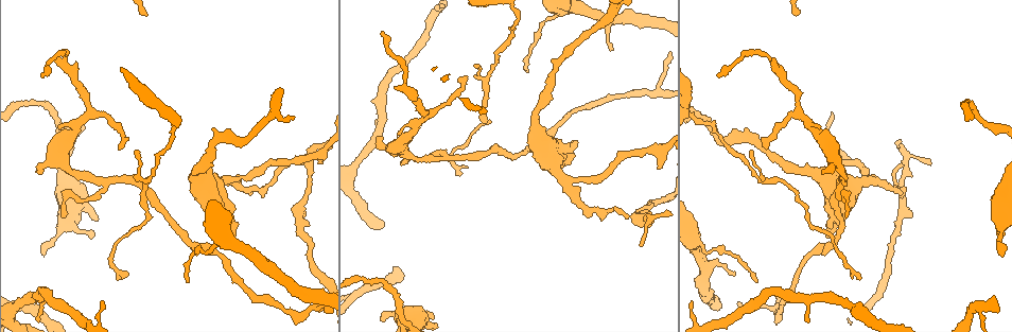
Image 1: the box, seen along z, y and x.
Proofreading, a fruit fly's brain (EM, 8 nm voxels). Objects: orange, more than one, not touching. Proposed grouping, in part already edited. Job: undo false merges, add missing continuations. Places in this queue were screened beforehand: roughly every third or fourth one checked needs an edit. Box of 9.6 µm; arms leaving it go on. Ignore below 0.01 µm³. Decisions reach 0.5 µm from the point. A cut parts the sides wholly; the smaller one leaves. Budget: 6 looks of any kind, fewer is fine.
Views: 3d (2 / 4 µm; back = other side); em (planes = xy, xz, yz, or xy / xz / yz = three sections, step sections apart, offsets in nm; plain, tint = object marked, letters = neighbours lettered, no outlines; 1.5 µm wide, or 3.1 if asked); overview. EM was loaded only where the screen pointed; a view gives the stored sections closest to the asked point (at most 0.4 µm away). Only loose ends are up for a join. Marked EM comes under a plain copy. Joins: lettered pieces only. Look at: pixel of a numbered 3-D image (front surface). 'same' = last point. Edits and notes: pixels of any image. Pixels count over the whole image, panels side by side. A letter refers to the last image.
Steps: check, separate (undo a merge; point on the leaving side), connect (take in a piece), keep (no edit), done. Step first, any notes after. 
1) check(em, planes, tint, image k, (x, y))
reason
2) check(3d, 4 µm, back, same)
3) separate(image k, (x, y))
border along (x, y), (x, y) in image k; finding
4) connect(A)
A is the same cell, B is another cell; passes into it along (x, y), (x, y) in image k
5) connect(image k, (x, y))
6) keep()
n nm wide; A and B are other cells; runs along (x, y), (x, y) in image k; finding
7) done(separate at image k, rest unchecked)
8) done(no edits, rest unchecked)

check(3d, 2 µm, image 1, (830, 155))
sudden change in width

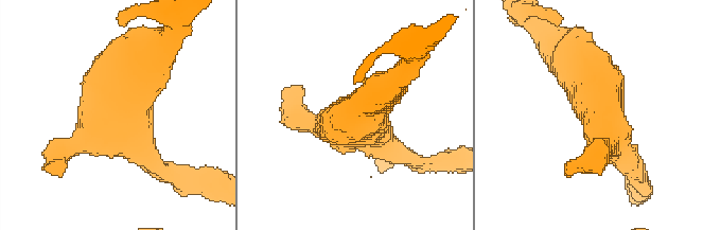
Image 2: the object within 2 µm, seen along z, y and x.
check(em, planes, tint, image 2, (121, 122))
now the EM

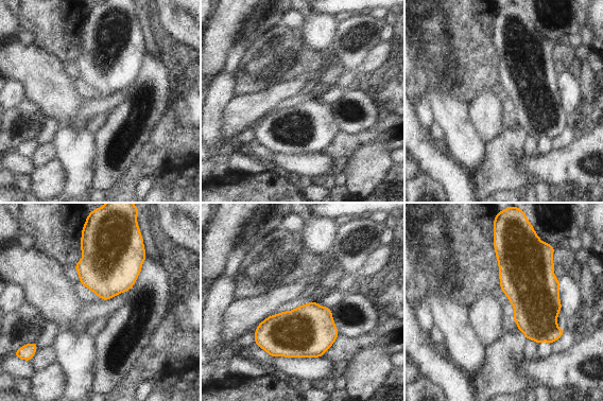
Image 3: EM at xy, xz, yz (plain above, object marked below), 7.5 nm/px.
check(em, planes, letters, same)
see the neighbours

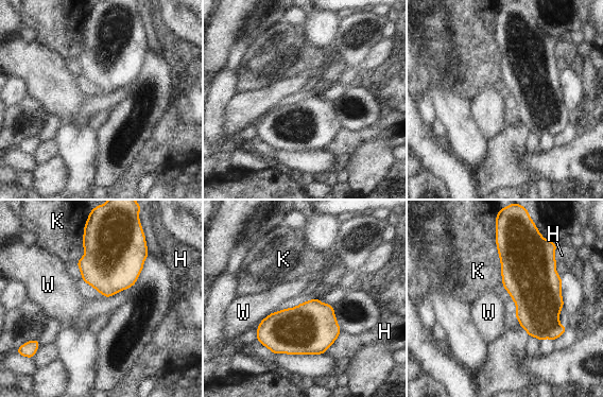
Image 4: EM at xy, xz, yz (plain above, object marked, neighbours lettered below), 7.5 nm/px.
keep()
K touches over 320 nm; H, K and W are other cells; border along (554, 251), (554, 260), (556, 262) in image 4; continuous, no second neuron

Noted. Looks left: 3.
check(em, planes, letters, image 1, (406, 79))

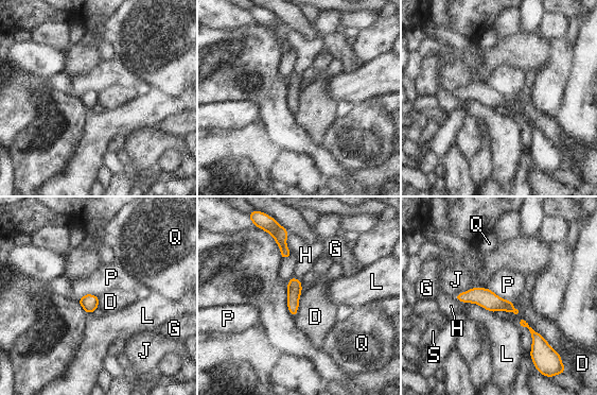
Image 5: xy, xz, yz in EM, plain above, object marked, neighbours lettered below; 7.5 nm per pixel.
keep()
D, G, H, J, L, P, Q and S are other cells; runs along (459, 296), (483, 296), (511, 309) in image 5; one neuron here

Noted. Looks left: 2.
check(3d, 2 µm, image 1, (189, 280))
end of a long branch

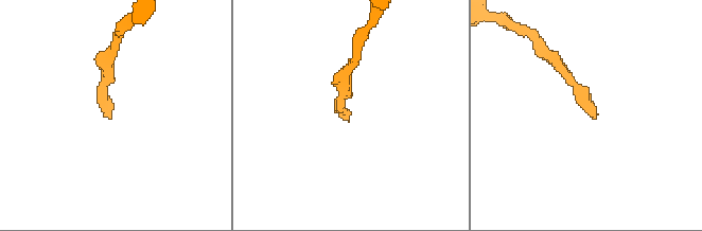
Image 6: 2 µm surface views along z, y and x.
check(em, planes, letters, image 6, (597, 114))

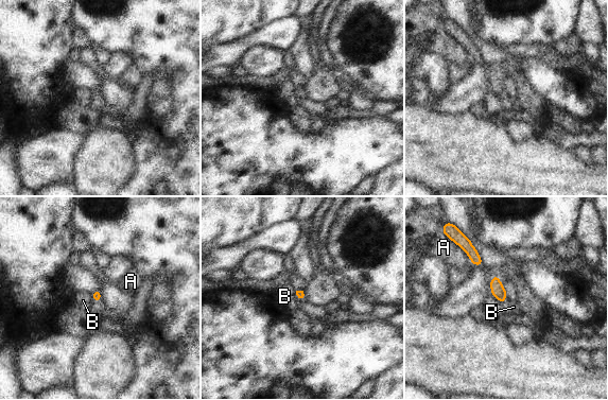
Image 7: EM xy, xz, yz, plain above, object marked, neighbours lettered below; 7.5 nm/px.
keep()
A and B are other cells; no lettered piece goes on from it

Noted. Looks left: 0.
done(no edits, rest unchecked)

